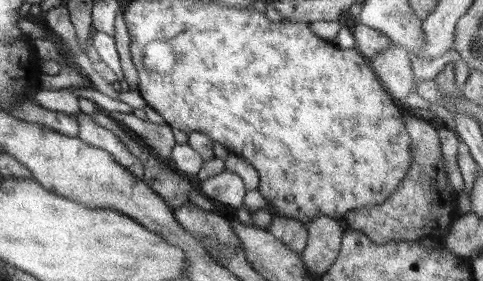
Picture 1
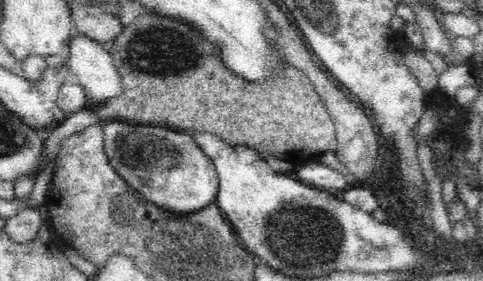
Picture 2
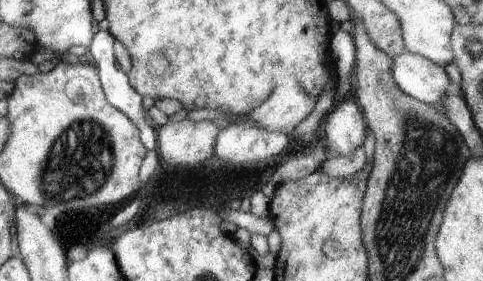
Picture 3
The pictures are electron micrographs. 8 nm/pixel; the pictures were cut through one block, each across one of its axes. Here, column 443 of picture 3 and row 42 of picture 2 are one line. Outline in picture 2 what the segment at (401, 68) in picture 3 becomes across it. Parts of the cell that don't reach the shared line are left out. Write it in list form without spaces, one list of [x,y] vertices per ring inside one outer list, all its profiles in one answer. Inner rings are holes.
[[[76,38],[68,48],[68,68],[78,76],[82,84],[88,104],[94,108],[104,106],[104,102],[122,96],[124,84],[122,74],[118,72],[112,54],[106,46]]]

